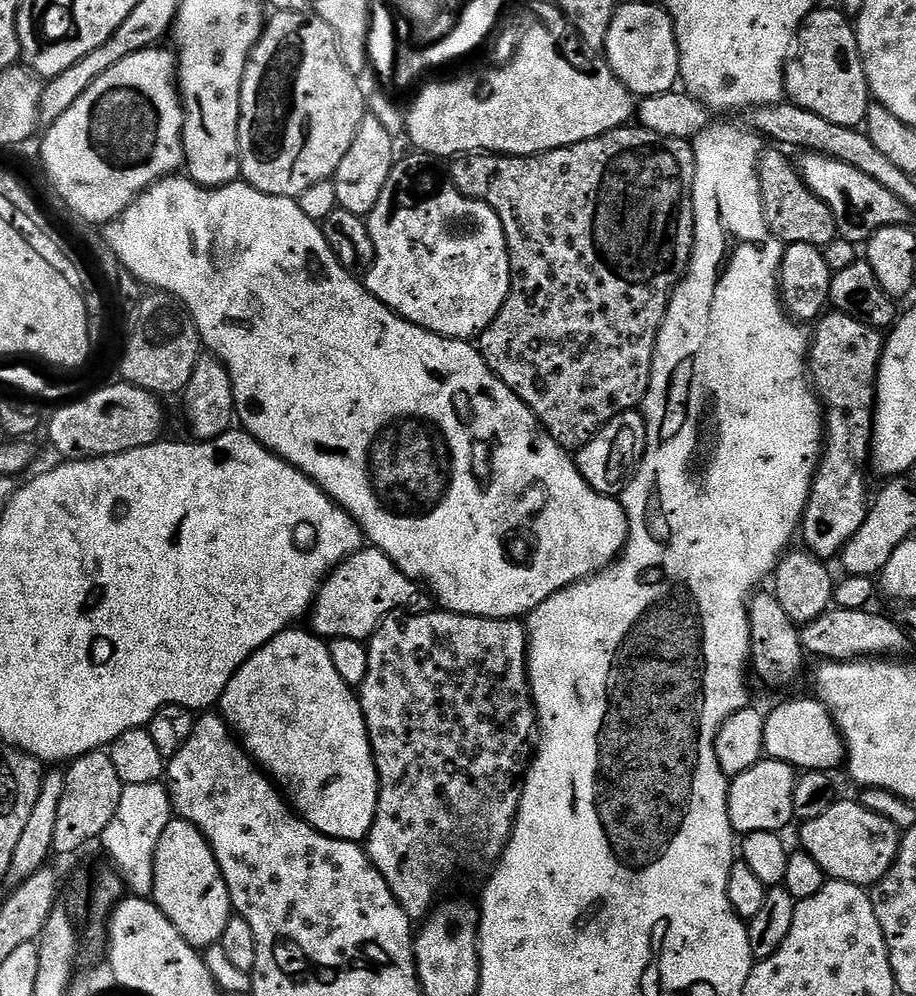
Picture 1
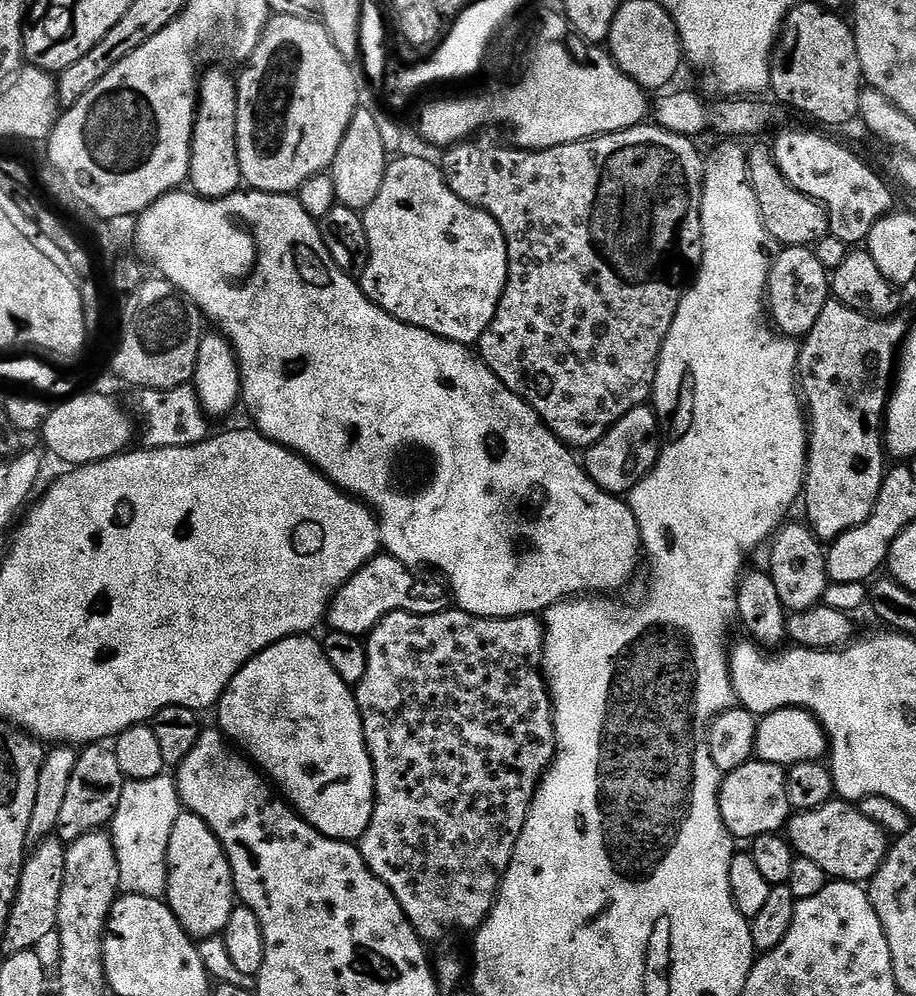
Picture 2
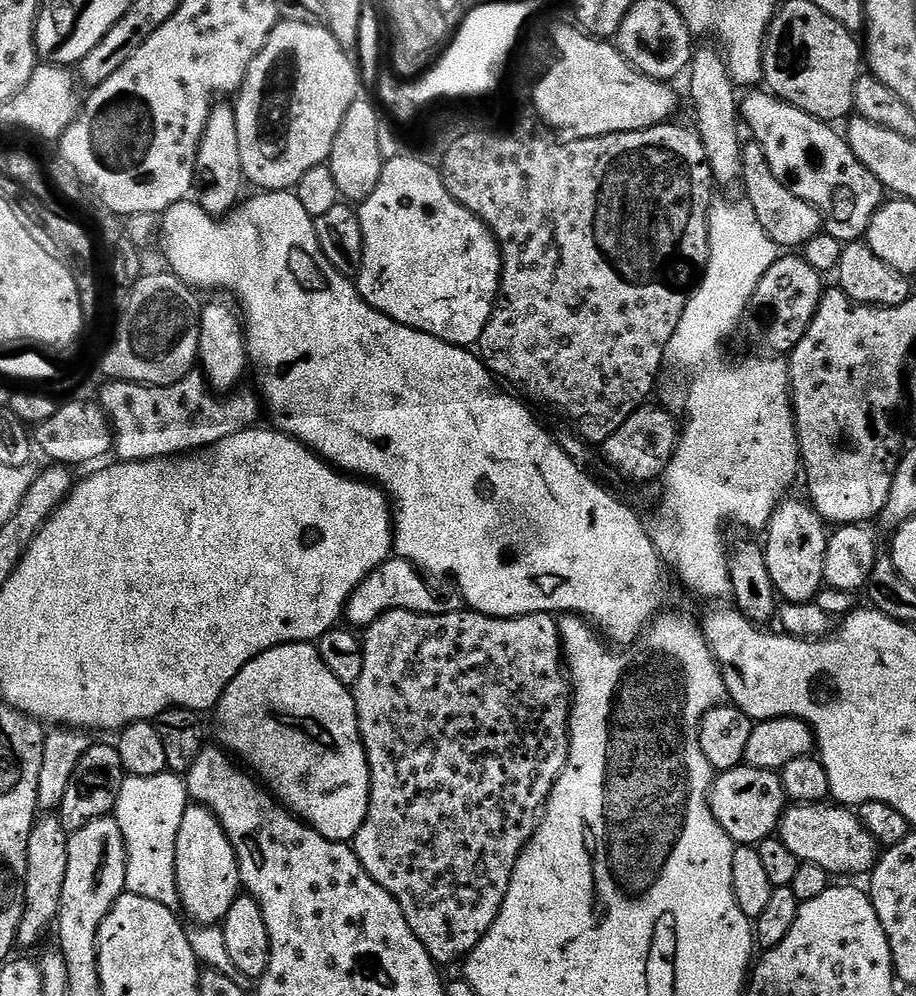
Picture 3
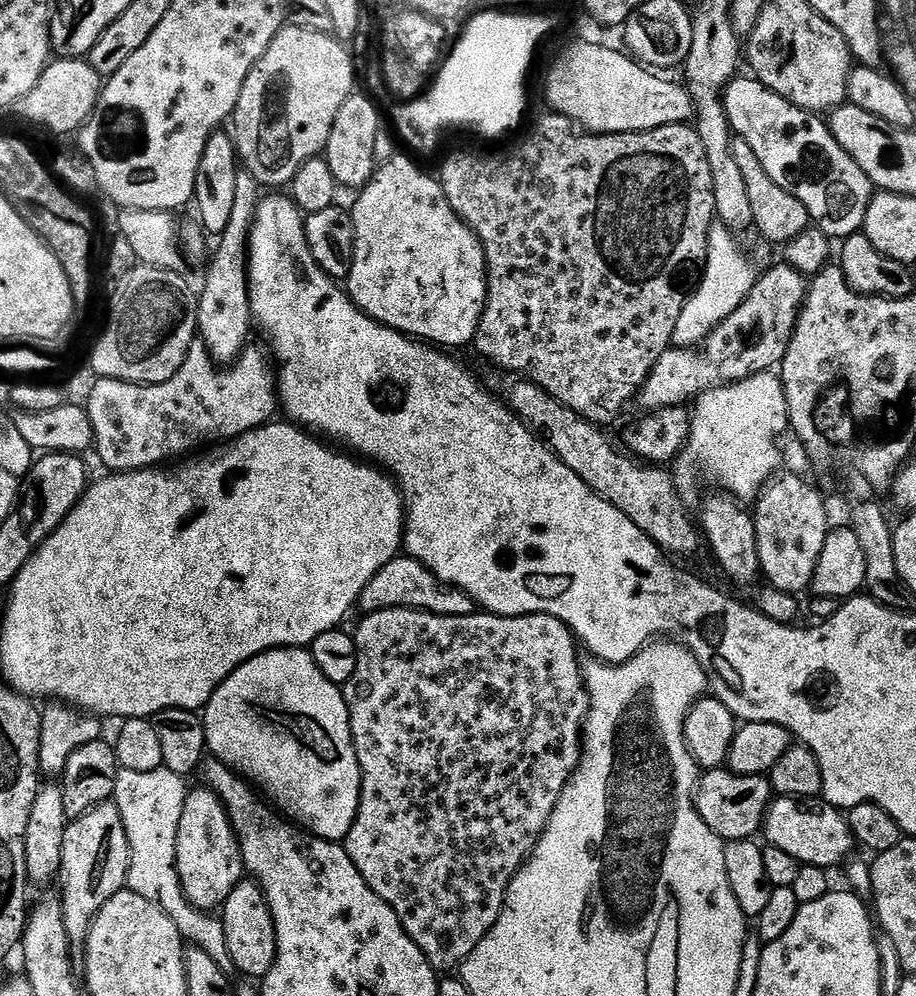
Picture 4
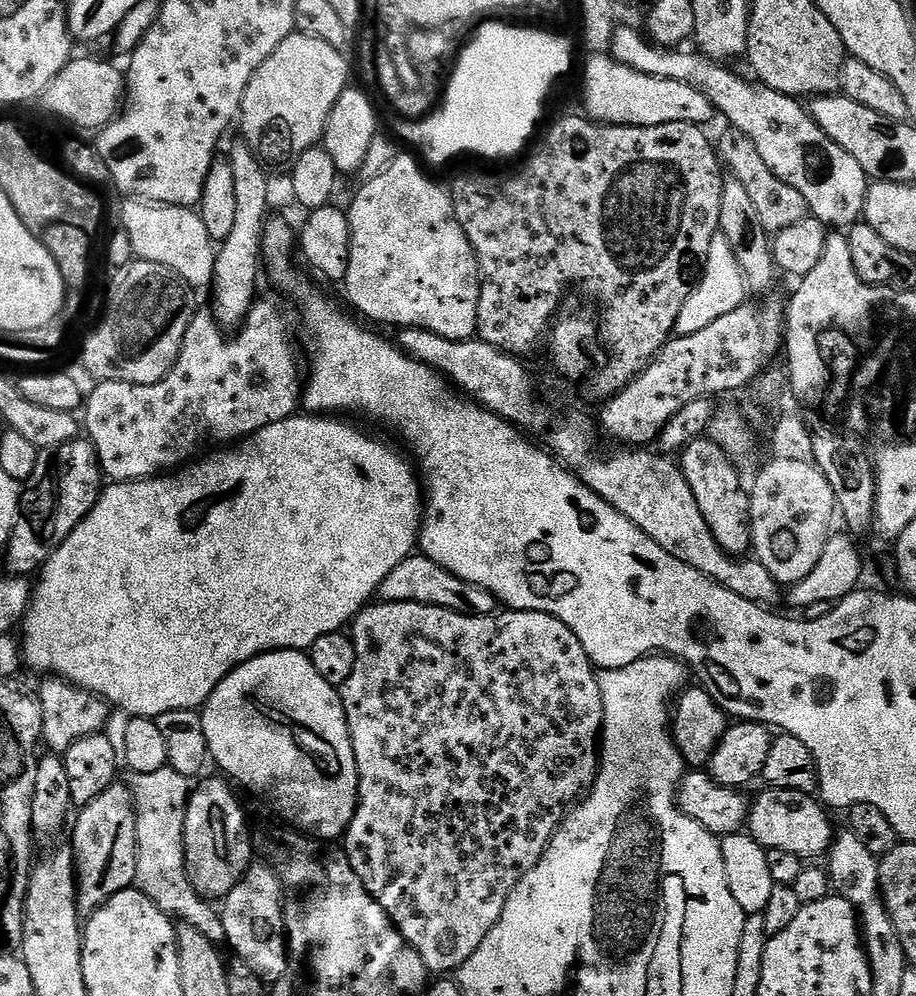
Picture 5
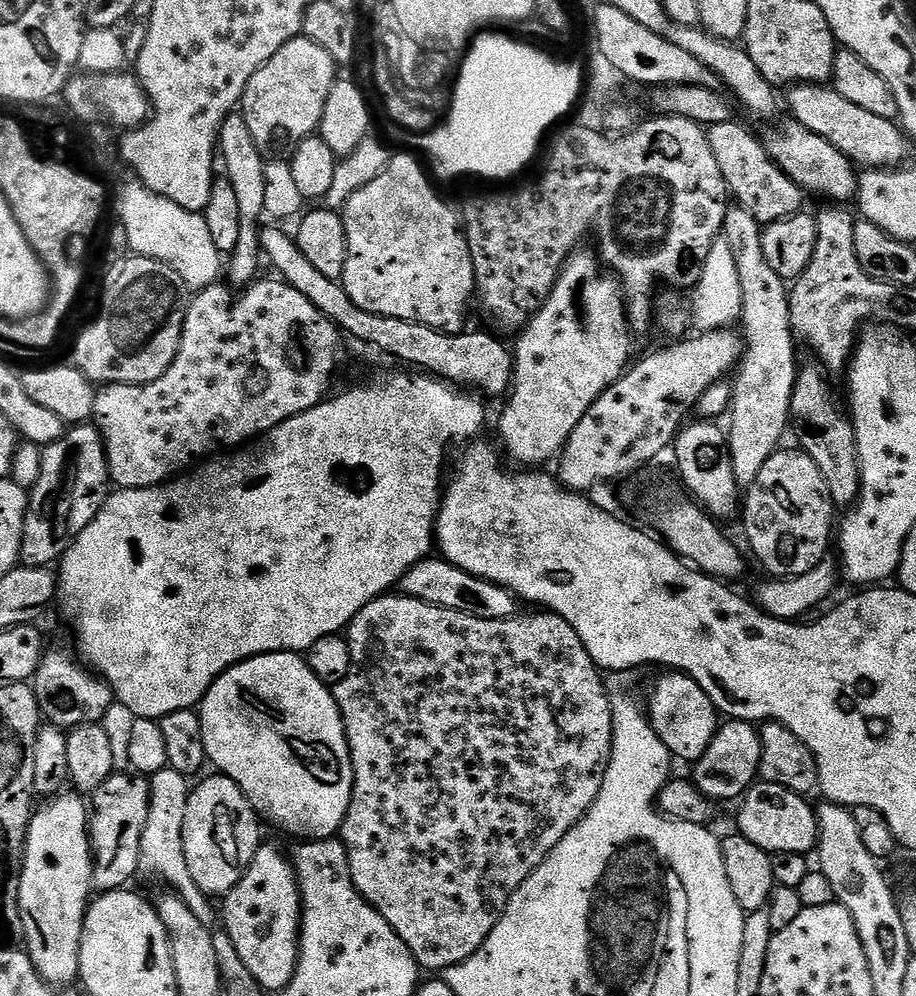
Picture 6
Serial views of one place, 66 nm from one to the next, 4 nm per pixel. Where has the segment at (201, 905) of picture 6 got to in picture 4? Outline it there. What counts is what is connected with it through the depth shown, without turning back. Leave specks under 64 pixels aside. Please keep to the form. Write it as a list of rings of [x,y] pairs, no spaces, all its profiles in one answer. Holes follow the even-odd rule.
[[[121,768],[116,779],[116,794],[114,803],[120,808],[120,813],[124,815],[124,825],[126,826],[126,838],[130,842],[130,866],[128,867],[127,891],[139,894],[146,898],[146,902],[154,902],[178,926],[178,934],[184,940],[185,945],[195,946],[206,950],[210,958],[214,958],[214,963],[222,969],[222,974],[229,978],[237,975],[234,962],[230,958],[230,950],[226,943],[226,930],[223,919],[219,915],[209,914],[207,911],[195,908],[186,898],[182,890],[182,882],[178,878],[178,822],[182,822],[182,806],[186,806],[190,788],[185,777],[174,774],[174,770],[169,768],[159,768],[158,770],[146,770],[146,774],[141,774],[138,770],[126,770]]]

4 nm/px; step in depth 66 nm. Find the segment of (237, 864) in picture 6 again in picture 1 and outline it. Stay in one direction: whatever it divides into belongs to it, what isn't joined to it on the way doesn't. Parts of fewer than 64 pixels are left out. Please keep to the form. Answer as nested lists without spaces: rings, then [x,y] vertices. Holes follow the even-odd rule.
[[[174,818],[162,830],[162,839],[158,841],[158,850],[154,854],[154,890],[151,899],[174,922],[178,934],[186,938],[192,948],[203,950],[211,944],[219,944],[226,922],[234,915],[230,890],[226,878],[214,858],[214,850],[206,838],[194,826],[185,820]]]

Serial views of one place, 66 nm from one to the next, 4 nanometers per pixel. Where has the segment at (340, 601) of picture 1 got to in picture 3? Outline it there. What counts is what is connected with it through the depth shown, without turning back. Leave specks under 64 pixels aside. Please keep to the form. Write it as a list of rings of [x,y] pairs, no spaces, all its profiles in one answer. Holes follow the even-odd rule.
[[[399,558],[383,560],[358,585],[352,597],[348,599],[346,620],[349,622],[347,621],[347,623],[353,629],[364,630],[369,624],[373,624],[379,616],[384,616],[387,612],[417,612],[427,616],[441,616],[447,612],[461,611],[465,607],[463,596],[459,594],[439,596],[423,578],[425,579],[421,569],[415,568],[408,560]]]

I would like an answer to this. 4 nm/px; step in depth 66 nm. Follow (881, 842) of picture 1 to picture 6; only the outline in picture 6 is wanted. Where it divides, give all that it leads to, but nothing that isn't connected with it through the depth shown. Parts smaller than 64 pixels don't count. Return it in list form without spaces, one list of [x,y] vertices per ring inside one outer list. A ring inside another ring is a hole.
[[[756,782],[748,789],[739,801],[740,805],[740,828],[739,835],[750,838],[754,846],[762,846],[767,852],[803,852],[811,853],[816,846],[818,834],[818,822],[816,821],[816,808],[808,805],[803,795],[794,790],[786,790],[786,786],[777,784],[765,784]]]

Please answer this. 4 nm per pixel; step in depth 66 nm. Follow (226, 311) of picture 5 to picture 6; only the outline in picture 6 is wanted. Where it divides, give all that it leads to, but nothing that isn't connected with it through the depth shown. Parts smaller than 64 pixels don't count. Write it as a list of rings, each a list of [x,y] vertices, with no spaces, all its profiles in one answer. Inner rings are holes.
[[[233,114],[222,122],[218,133],[218,156],[224,160],[223,175],[234,186],[238,198],[238,210],[242,213],[242,230],[238,233],[238,246],[226,260],[226,280],[233,289],[240,290],[257,279],[262,253],[260,250],[260,230],[266,213],[266,163],[265,153],[254,142],[254,134],[250,134],[250,126],[246,126],[243,115]]]

